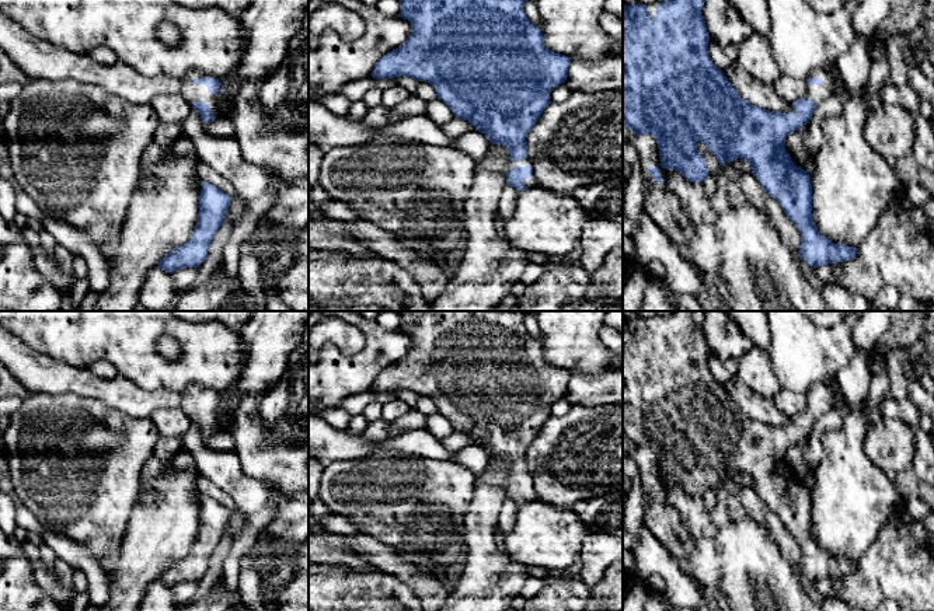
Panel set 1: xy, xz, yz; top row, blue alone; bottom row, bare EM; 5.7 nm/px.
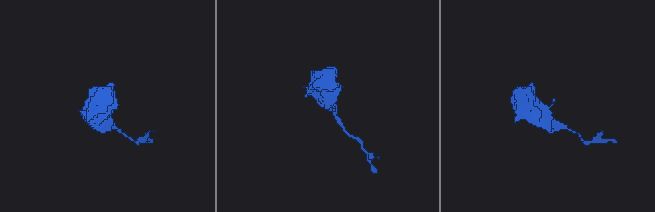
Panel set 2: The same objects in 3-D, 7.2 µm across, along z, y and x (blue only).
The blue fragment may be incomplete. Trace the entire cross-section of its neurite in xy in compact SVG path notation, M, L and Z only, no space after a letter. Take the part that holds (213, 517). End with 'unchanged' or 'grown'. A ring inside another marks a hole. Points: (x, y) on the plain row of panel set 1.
M202 495L199 509L199 533L188 556L172 563L158 580L174 587L184 582L198 582L208 570L209 559L226 533L231 512Z; unchanged

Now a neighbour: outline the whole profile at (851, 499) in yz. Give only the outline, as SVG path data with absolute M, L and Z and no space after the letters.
M836 377L825 381L834 387L833 408L846 409L843 425L822 436L823 457L812 472L815 486L812 497L812 533L818 545L839 559L860 562L878 537L881 527L895 510L899 497L898 478L877 467L864 451L864 443L872 418L865 412L865 399L855 406L846 404Z

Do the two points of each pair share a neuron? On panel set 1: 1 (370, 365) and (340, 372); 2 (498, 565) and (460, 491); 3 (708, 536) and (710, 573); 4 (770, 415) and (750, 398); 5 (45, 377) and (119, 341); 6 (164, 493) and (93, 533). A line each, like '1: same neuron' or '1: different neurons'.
1: same neuron
2: different neurons
3: same neuron
4: same neuron
5: different neurons
6: different neurons

